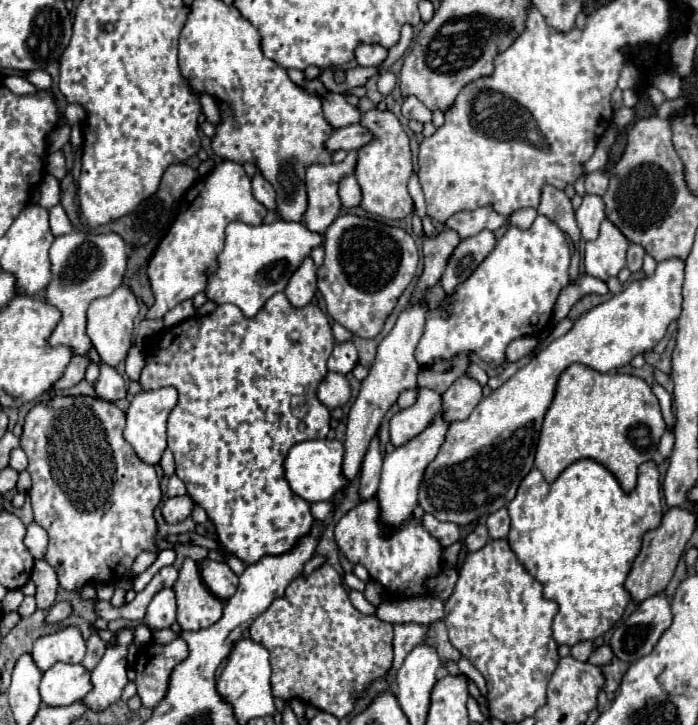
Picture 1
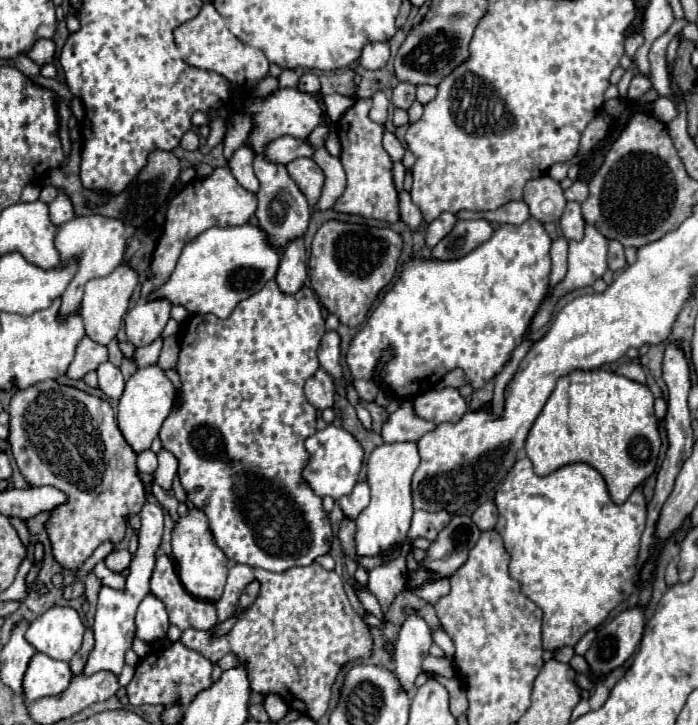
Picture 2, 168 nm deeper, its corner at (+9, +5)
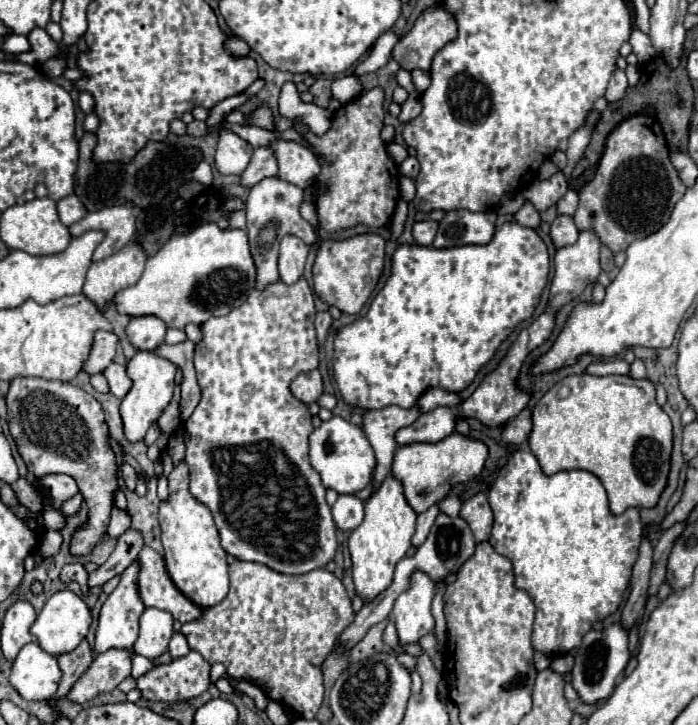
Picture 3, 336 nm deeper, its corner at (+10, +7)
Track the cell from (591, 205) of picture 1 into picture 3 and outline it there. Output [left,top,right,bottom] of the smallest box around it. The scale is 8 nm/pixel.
[550,215,578,247]

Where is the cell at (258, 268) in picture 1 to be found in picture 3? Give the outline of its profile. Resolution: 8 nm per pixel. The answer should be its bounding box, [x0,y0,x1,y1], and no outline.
[114,223,256,329]

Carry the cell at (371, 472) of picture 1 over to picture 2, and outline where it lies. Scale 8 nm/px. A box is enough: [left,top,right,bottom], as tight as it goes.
[339,483,369,519]

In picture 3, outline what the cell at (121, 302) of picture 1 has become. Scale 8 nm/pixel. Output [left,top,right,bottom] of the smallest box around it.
[82,243,146,313]

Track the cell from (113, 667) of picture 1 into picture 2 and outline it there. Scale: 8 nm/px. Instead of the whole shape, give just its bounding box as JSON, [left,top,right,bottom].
[83,503,163,675]

